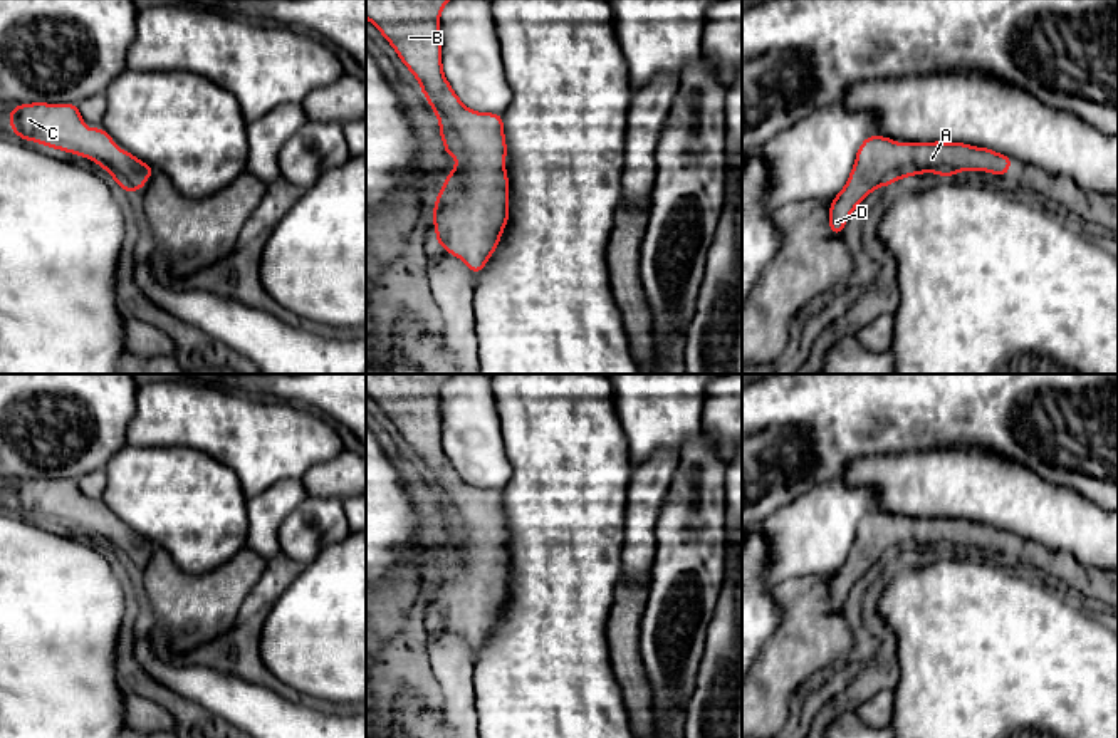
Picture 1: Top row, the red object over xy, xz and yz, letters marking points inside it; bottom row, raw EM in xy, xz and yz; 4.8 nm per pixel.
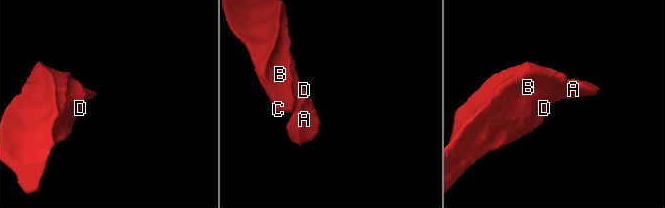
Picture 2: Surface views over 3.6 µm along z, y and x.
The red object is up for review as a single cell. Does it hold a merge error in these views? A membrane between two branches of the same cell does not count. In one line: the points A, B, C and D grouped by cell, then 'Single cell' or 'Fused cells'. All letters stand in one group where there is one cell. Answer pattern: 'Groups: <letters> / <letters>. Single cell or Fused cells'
Groups: A B C D. Single cell

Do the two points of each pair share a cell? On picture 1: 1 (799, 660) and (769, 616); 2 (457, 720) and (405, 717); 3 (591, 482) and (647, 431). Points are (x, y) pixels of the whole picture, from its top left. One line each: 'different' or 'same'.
1: different
2: different
3: different

